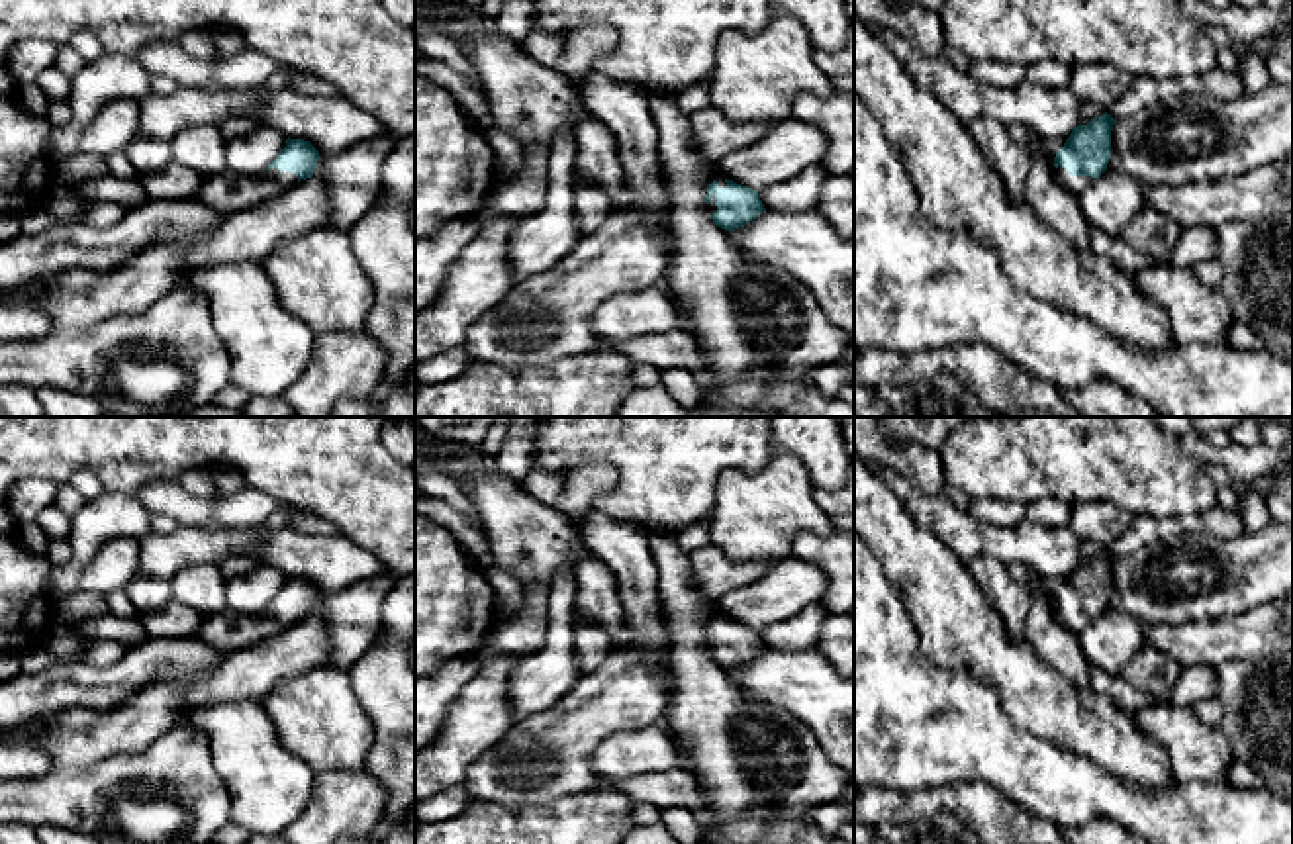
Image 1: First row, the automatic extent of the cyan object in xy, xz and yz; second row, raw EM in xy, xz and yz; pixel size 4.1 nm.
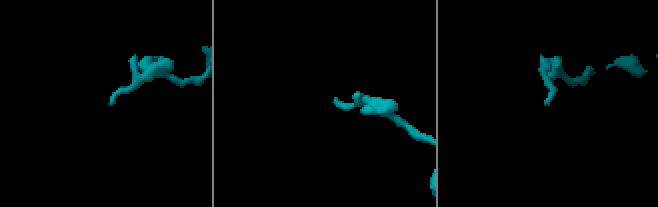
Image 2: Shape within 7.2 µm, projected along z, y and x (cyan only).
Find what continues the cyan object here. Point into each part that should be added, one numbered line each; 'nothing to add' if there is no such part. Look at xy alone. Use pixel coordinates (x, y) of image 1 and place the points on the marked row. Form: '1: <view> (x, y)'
1: xy (224, 192)

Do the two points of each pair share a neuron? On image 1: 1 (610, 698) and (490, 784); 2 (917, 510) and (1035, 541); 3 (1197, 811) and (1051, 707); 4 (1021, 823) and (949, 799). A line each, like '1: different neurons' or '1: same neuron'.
1: same neuron
2: same neuron
3: different neurons
4: same neuron

